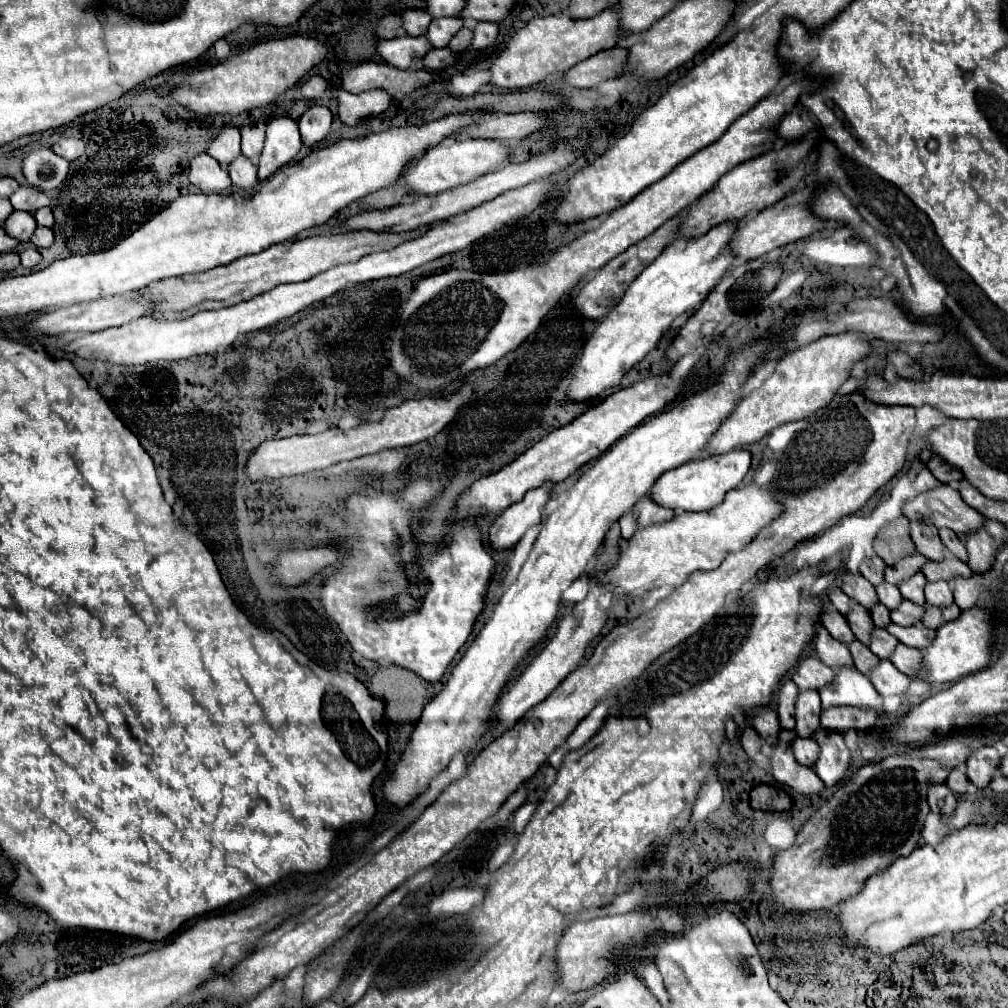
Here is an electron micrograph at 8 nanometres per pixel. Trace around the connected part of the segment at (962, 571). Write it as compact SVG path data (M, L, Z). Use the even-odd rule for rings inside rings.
M947 556L941 562L927 560L921 572L927 576L927 580L947 580L947 582L955 576L971 576L971 568L965 562L957 560L955 556Z

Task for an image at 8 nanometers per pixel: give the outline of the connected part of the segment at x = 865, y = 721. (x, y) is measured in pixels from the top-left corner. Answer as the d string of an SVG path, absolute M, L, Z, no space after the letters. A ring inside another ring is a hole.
M831 706L821 710L821 726L835 732L845 732L849 728L869 730L875 726L875 720L877 720L877 712L867 708Z

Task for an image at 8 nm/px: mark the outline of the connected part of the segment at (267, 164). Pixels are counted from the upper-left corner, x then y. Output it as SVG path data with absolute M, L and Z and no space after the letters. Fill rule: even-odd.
M275 116L267 122L265 146L259 158L259 180L269 178L281 166L291 162L301 148L297 122L289 116Z

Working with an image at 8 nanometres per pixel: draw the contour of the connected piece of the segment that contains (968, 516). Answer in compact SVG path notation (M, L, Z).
M939 484L927 492L921 492L913 500L903 504L903 514L909 520L931 520L937 528L951 528L957 536L965 536L983 524L983 516L965 504L957 490L947 484Z

